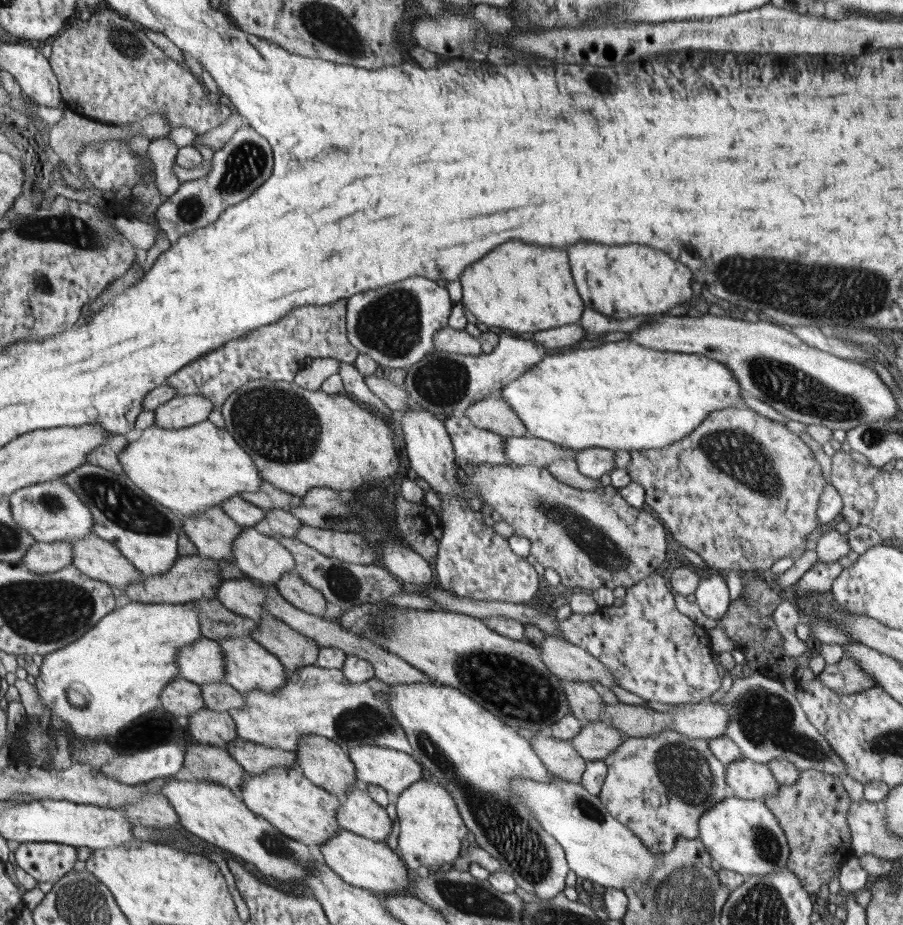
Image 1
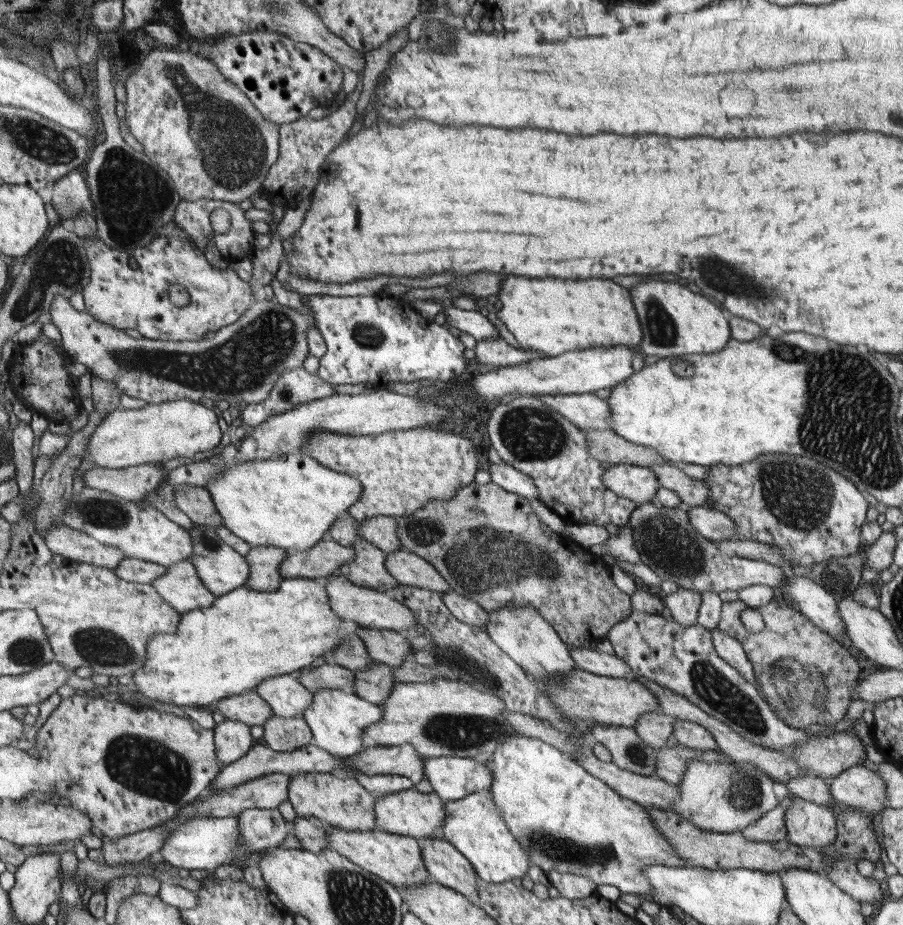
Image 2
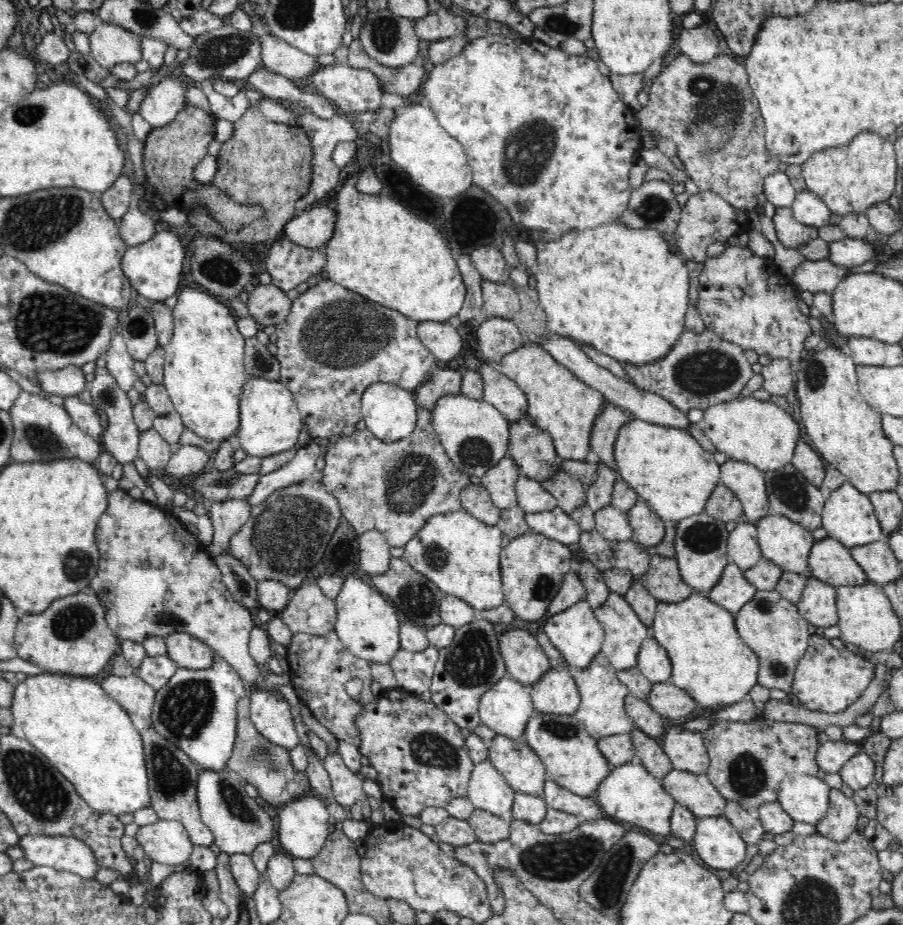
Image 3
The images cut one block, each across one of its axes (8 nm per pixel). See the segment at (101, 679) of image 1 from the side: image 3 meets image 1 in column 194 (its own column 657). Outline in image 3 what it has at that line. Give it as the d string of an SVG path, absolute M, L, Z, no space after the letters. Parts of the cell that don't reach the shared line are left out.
M694 592L680 604L658 604L650 636L666 650L670 660L670 682L688 692L698 708L732 706L748 698L748 692L758 684L758 658L744 644L734 626L734 614L712 604L706 594Z

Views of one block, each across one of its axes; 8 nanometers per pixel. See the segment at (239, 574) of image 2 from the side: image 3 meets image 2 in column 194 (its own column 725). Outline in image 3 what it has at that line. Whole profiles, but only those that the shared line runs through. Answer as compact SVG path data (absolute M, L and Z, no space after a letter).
M700 512L692 518L684 518L678 524L676 532L676 566L680 572L680 578L688 588L692 588L698 594L706 594L722 576L722 570L726 564L730 564L726 556L726 542L728 542L728 530L726 524L718 518L712 518L706 512Z

